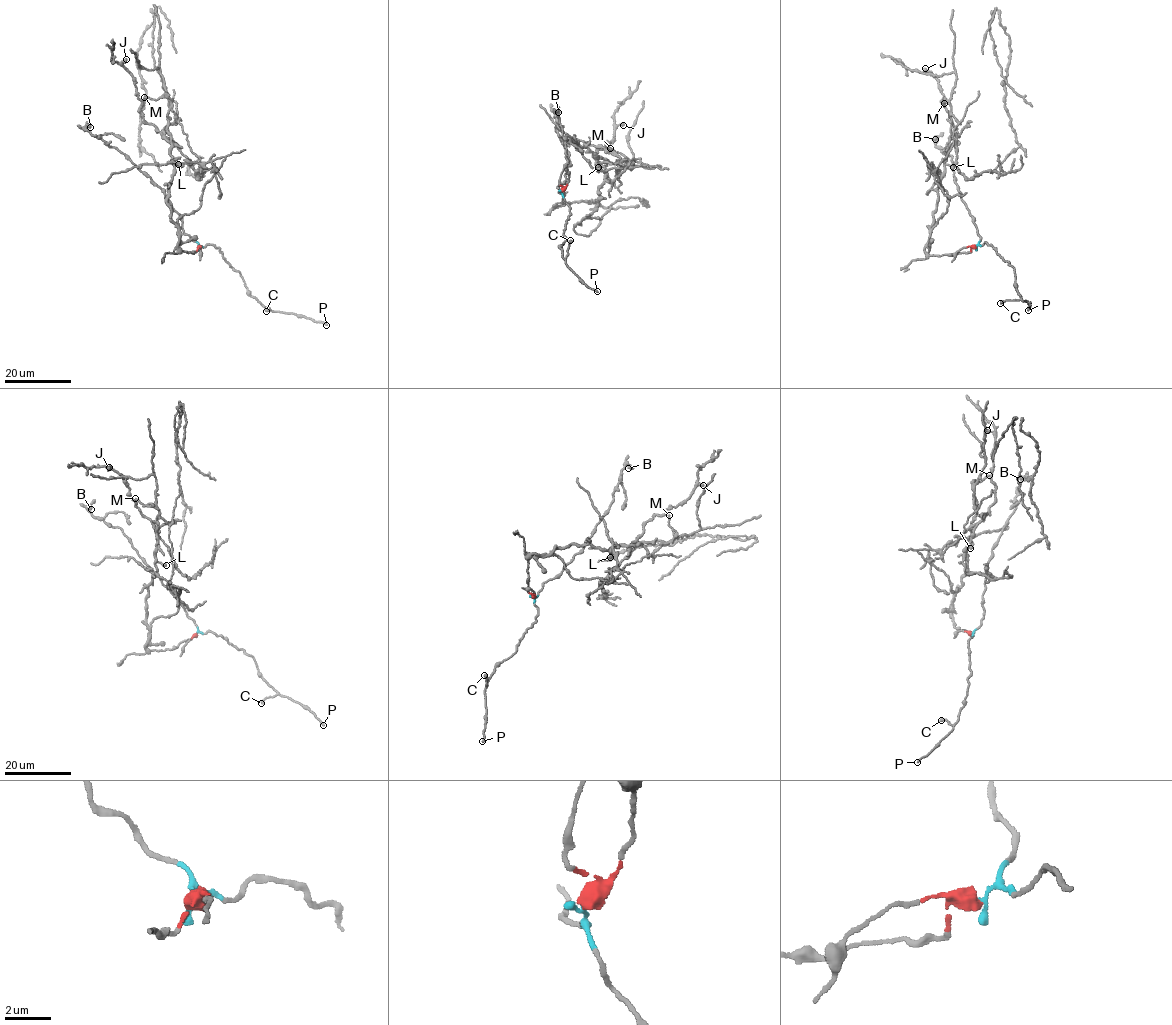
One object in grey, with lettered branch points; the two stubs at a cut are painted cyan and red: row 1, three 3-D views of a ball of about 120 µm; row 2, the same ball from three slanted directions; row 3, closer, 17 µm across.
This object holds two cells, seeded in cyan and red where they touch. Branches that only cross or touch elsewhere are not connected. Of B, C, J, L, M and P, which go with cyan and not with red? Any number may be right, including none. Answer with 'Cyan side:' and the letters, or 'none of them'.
Cyan side: B, C, P

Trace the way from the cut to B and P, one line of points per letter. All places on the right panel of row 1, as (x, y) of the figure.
B: (975, 247), (980, 241), (973, 219), (954, 181), (951, 155), (936, 147), (934, 141), (937, 137), (934, 139)
P: (975, 247), (986, 242), (1014, 268), (1015, 285), (1022, 300), (1029, 303), (1028, 310)

